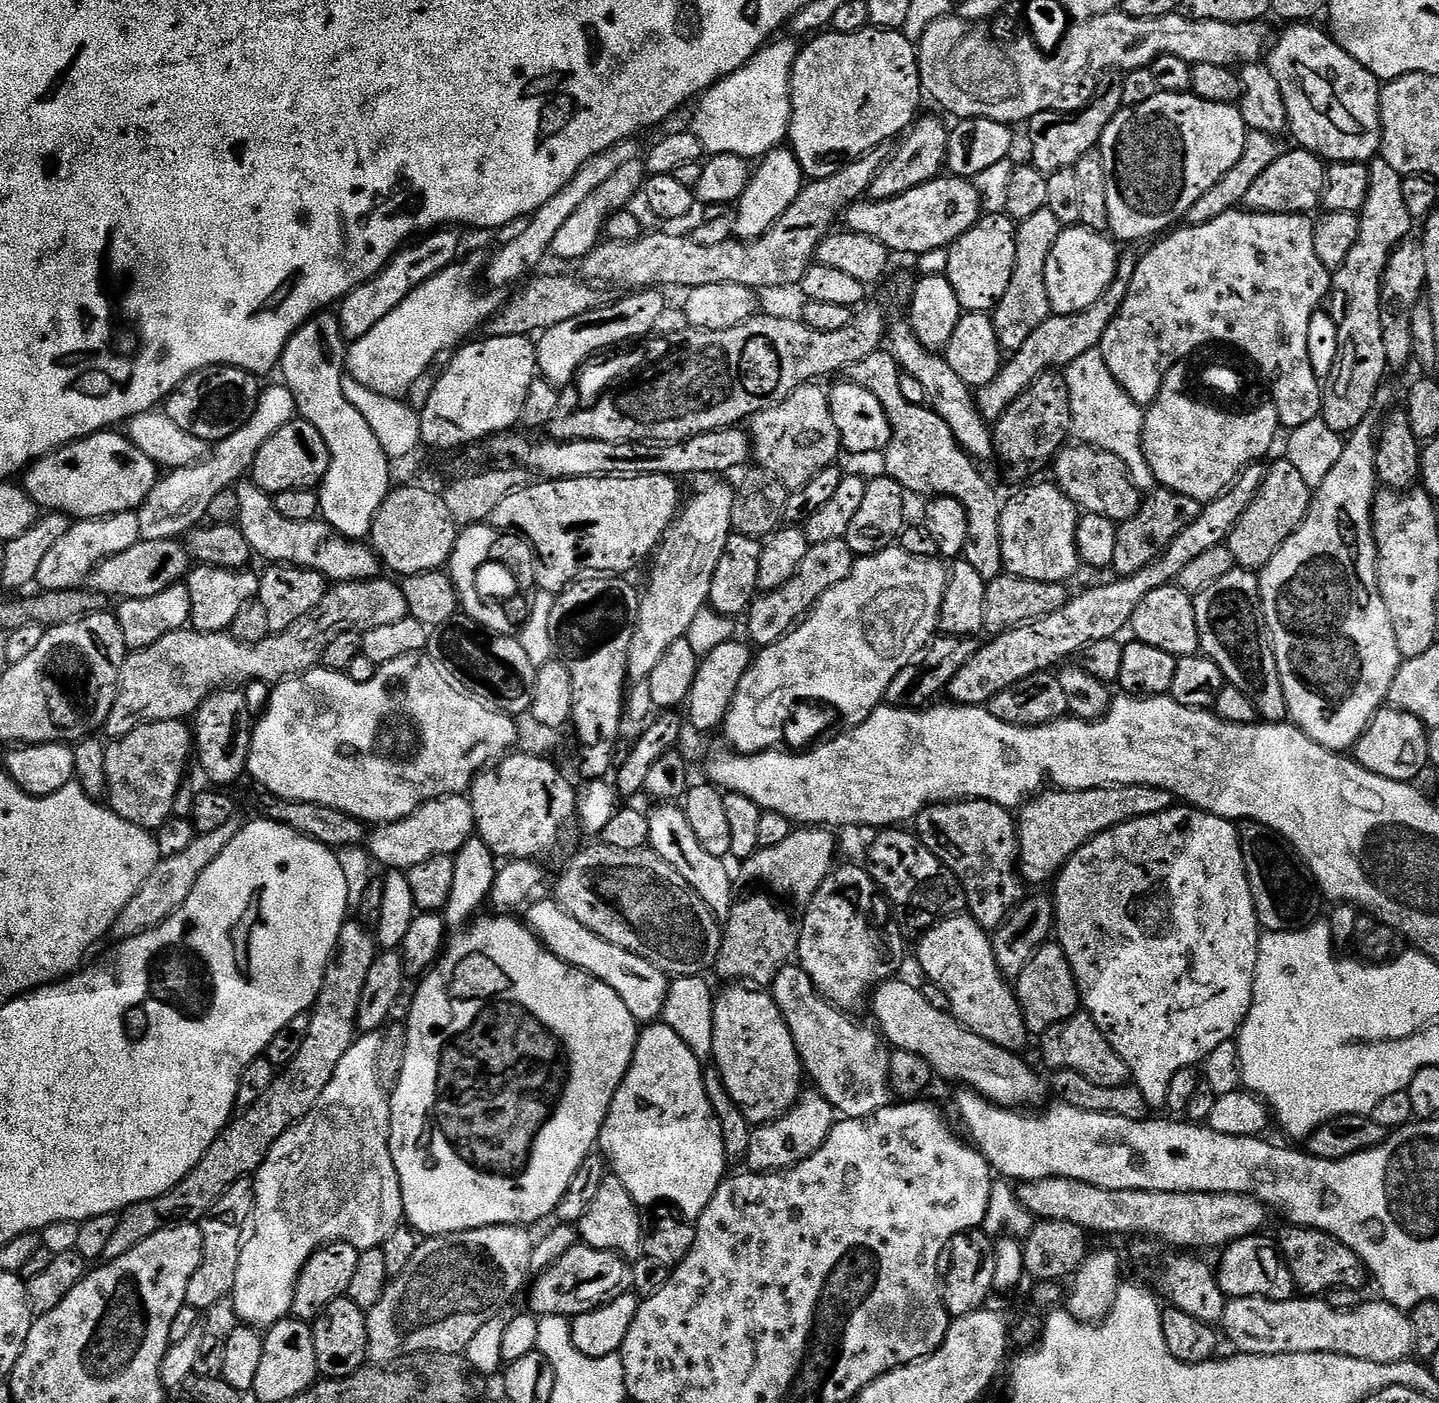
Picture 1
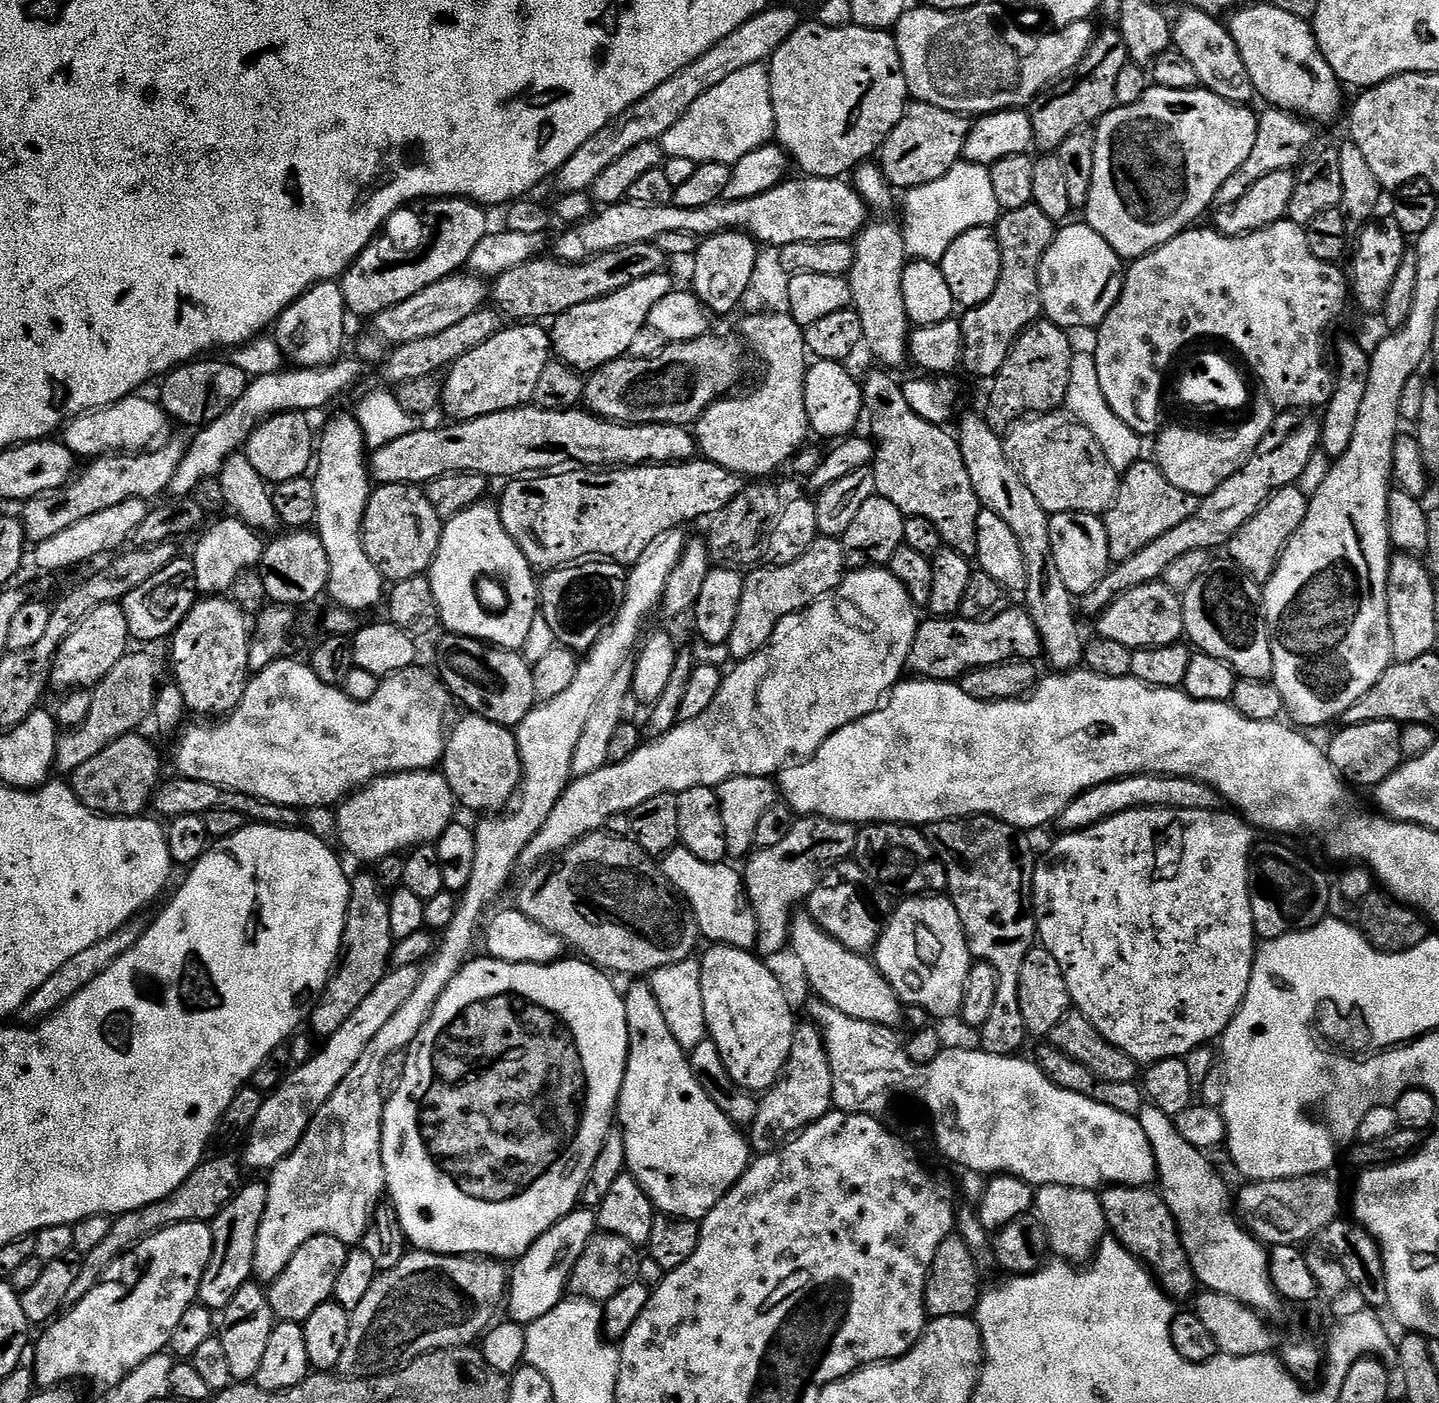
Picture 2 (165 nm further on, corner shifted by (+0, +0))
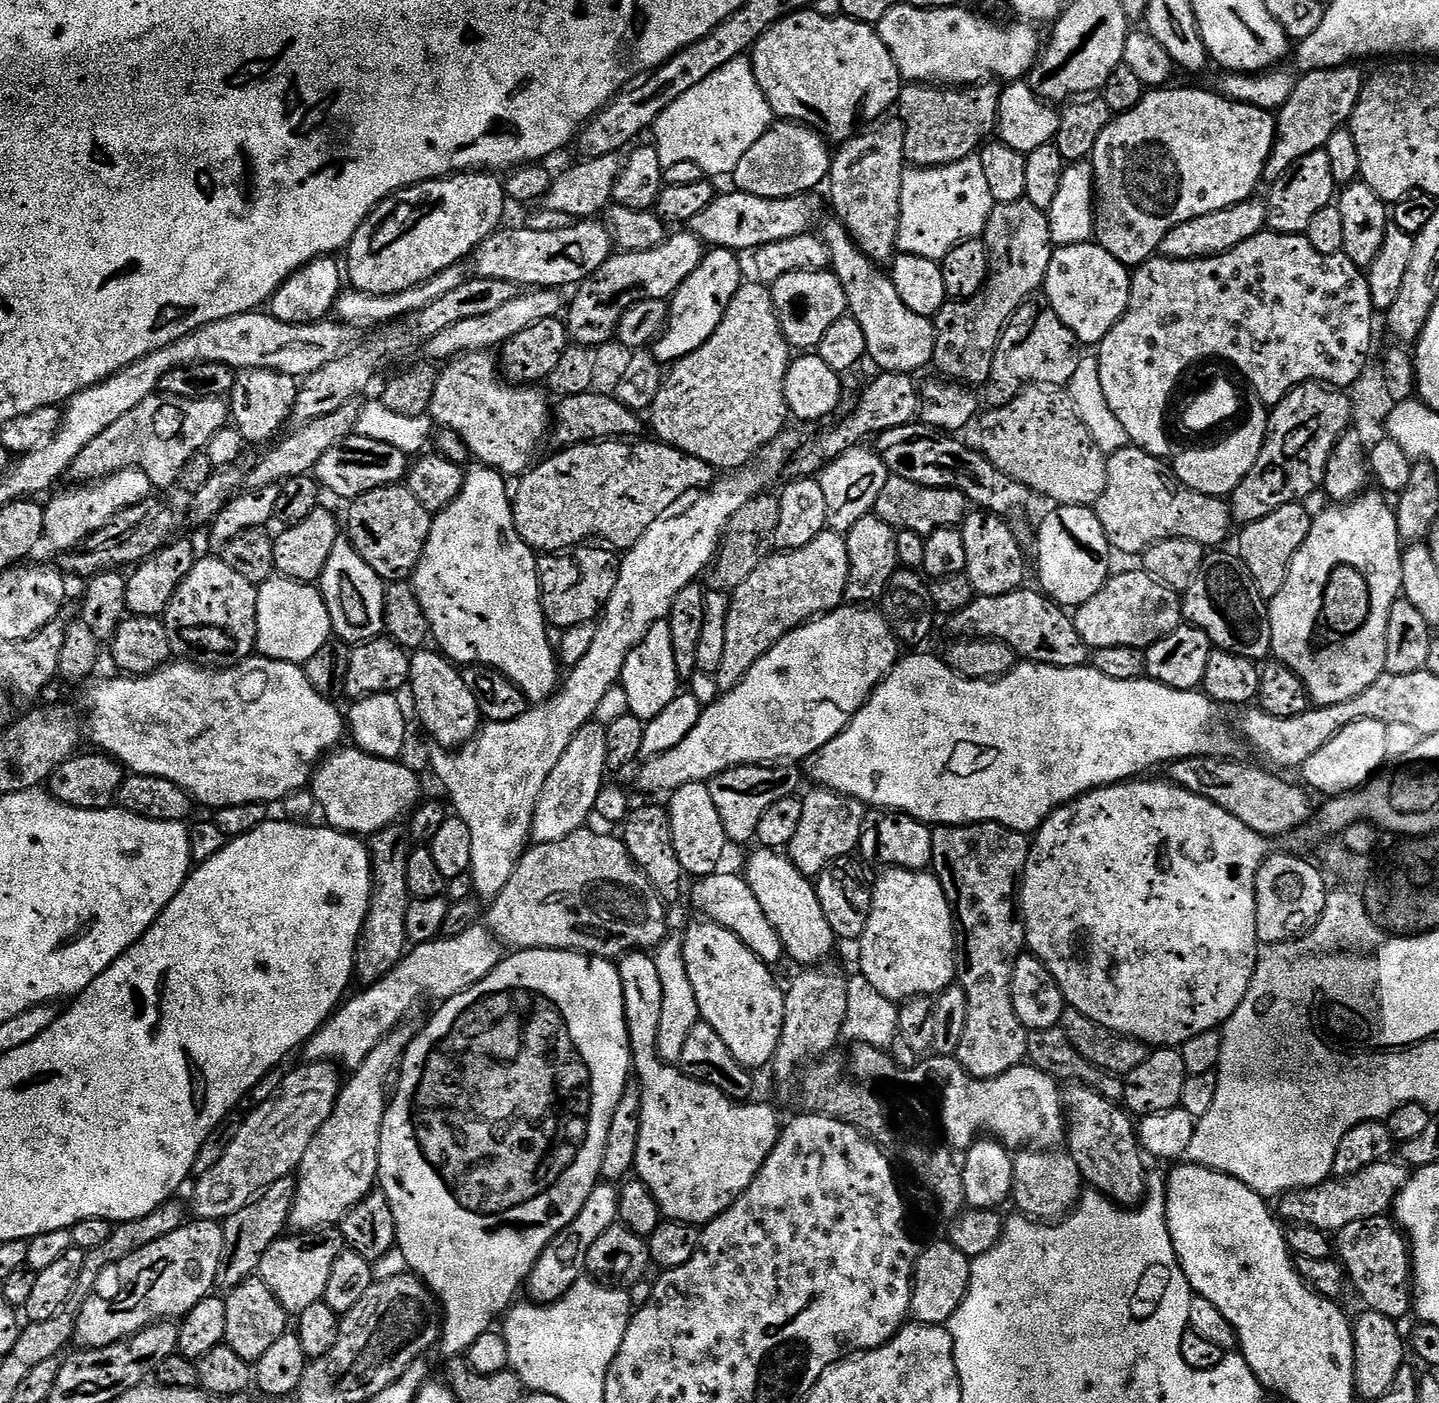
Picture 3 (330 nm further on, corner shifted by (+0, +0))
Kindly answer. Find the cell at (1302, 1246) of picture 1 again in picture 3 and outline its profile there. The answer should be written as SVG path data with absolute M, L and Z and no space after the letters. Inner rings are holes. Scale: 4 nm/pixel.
M1385 1214L1382 1216L1375 1216L1374 1218L1366 1218L1362 1222L1350 1222L1350 1226L1342 1226L1342 1230L1338 1233L1335 1233L1334 1236L1334 1252L1338 1257L1341 1264L1344 1266L1344 1271L1346 1273L1347 1279L1350 1281L1351 1287L1352 1284L1356 1287L1356 1292L1365 1300L1367 1307L1373 1312L1378 1314L1386 1314L1386 1318L1400 1322L1403 1321L1403 1316L1410 1312L1410 1309L1414 1304L1414 1284L1412 1281L1412 1257L1410 1255L1410 1245L1406 1239L1405 1233L1401 1231L1398 1227L1395 1219L1391 1215Z

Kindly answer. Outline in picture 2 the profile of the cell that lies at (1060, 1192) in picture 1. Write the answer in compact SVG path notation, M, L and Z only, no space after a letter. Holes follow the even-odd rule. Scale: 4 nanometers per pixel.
M1331 1175L1295 1176L1289 1180L1258 1180L1245 1183L1241 1192L1234 1196L1234 1211L1241 1224L1265 1246L1278 1244L1303 1245L1303 1240L1311 1236L1319 1237L1324 1229L1328 1228L1335 1220L1341 1219L1340 1207L1345 1207L1346 1196L1340 1193L1340 1188L1331 1180Z

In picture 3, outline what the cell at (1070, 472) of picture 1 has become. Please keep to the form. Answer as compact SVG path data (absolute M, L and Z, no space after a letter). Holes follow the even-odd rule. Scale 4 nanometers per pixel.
M1029 386L1009 404L983 413L982 454L1002 474L1028 487L1029 493L1053 500L1053 505L1095 505L1106 490L1108 462L1082 422L1070 394L1056 386Z

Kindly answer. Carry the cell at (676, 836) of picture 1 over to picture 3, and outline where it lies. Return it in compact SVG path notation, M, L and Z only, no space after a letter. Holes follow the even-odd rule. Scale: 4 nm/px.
M727 870L716 872L713 876L702 876L695 881L692 888L692 904L701 912L705 921L722 926L730 930L742 943L747 946L763 964L776 966L780 956L785 955L782 942L778 938L778 930L770 926L762 906L758 906L758 898L750 890L743 875Z

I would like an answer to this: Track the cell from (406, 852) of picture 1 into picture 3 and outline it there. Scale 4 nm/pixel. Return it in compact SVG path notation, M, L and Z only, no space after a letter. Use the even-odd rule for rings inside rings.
M340 746L325 755L310 777L310 791L319 811L324 812L327 827L347 832L349 836L371 838L383 828L393 827L421 803L420 780L416 772L399 759L372 756L361 748Z

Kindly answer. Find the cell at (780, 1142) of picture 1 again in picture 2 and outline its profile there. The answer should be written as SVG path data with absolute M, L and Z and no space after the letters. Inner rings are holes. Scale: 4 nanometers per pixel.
M797 1023L794 1042L790 1046L790 1058L780 1079L759 1097L758 1118L754 1118L750 1129L753 1153L776 1152L814 1122L821 1120L827 1112L833 1111L834 1074L824 1045L824 1033L815 1023L807 1023Z

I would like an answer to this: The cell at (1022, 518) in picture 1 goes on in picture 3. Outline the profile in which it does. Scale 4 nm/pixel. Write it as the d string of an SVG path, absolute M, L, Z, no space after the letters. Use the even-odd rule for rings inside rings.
M972 510L964 518L960 528L966 542L966 575L972 583L973 593L981 596L1001 596L1017 591L1024 580L1024 552L1016 542L1016 536L1007 519L984 510Z

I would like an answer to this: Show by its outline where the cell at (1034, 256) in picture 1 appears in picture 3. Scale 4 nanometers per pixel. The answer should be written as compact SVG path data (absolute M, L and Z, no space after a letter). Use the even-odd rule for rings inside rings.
M1029 200L1006 202L993 207L988 225L984 227L982 237L984 245L988 248L988 281L984 289L977 296L969 300L958 300L945 304L944 309L936 313L934 323L936 326L936 354L934 368L941 372L941 377L953 382L963 382L968 386L987 385L990 370L994 366L994 354L1004 333L1008 319L1025 304L1033 299L1043 289L1046 270L1050 266L1050 258L1054 251L1048 214L1038 210Z

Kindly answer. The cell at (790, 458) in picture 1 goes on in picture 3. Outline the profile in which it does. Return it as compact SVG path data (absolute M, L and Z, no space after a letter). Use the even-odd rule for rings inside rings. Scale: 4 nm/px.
M759 282L751 283L741 283L738 294L734 294L734 298L730 298L730 306L726 306L726 314L722 314L722 322L718 322L718 330L714 330L714 334L710 334L710 338L706 338L706 342L702 342L702 346L698 346L698 350L694 350L686 358L677 360L675 364L671 365L650 409L650 415L652 415L650 428L656 431L655 439L659 443L669 444L670 447L682 450L694 458L702 458L702 462L706 462L711 468L717 470L723 470L723 468L728 468L724 470L739 470L749 462L755 461L760 453L771 444L772 440L778 438L781 432L785 431L787 424L784 423L790 420L790 413L786 406L786 394L784 393L784 383L790 363L790 355L788 356L790 345L788 339L782 334L782 326L778 326L771 287Z

